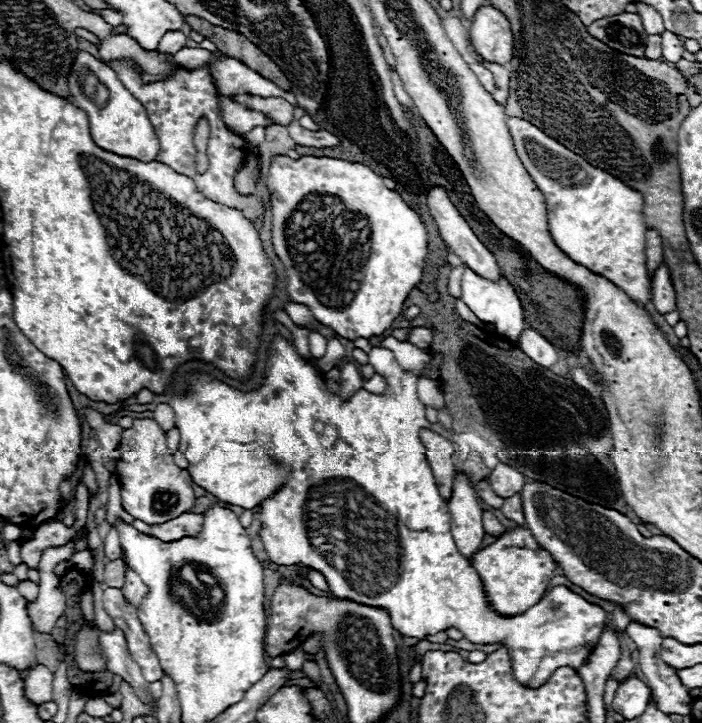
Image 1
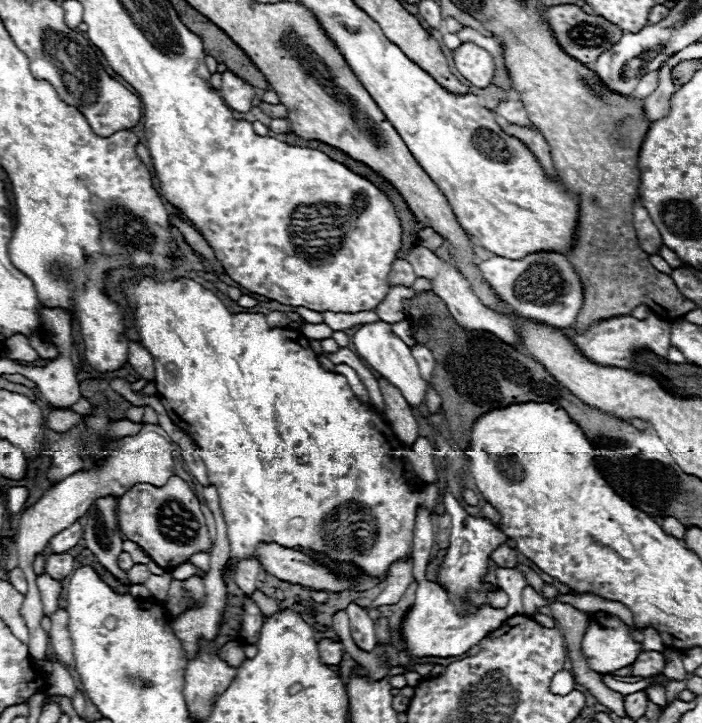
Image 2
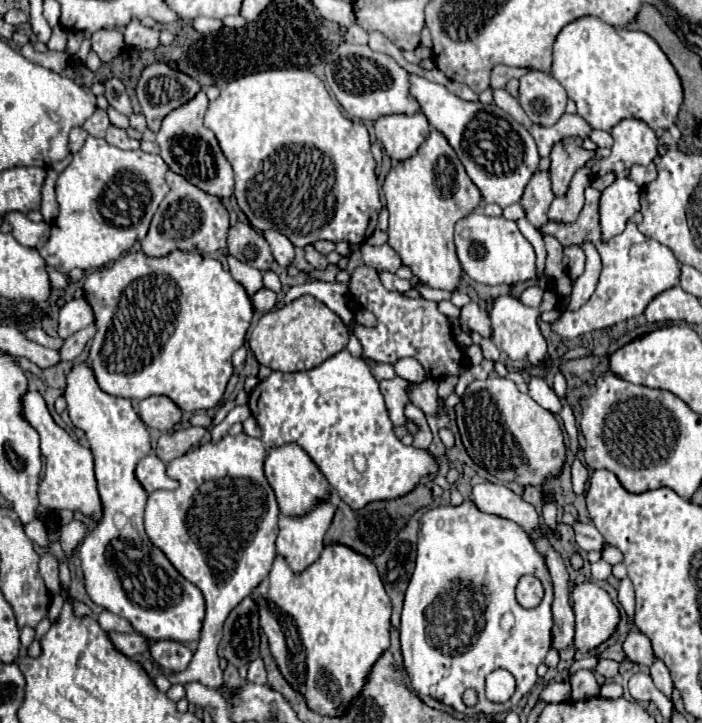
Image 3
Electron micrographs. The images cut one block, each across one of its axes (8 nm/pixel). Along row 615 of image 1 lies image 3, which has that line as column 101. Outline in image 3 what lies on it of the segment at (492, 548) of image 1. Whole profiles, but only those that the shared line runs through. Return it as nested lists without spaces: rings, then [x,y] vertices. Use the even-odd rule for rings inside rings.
[[[28,392],[24,396],[24,416],[26,420],[38,430],[40,434],[40,448],[42,456],[46,460],[46,470],[44,478],[40,482],[40,504],[48,506],[52,510],[56,508],[68,508],[72,512],[80,512],[94,522],[100,522],[102,516],[102,500],[96,488],[96,478],[94,478],[94,462],[92,462],[92,452],[90,448],[80,446],[66,430],[62,430],[50,416],[44,398],[38,392]]]

